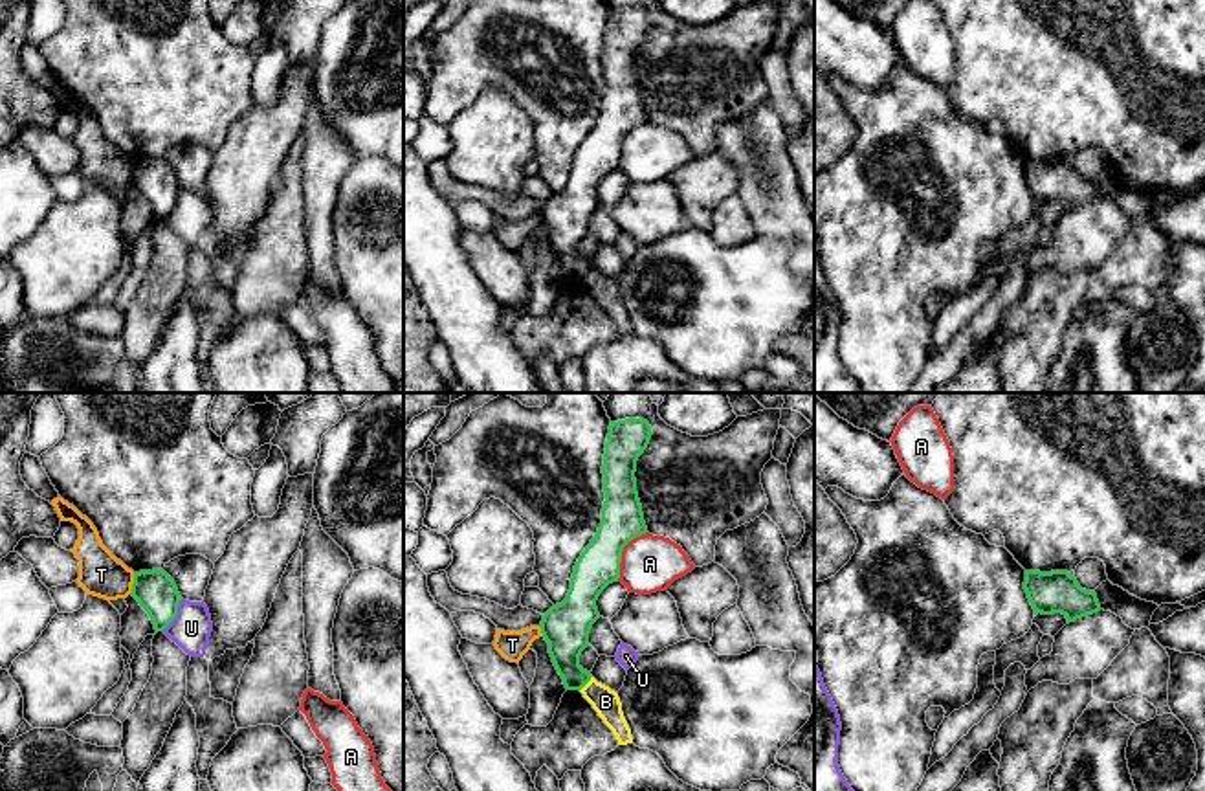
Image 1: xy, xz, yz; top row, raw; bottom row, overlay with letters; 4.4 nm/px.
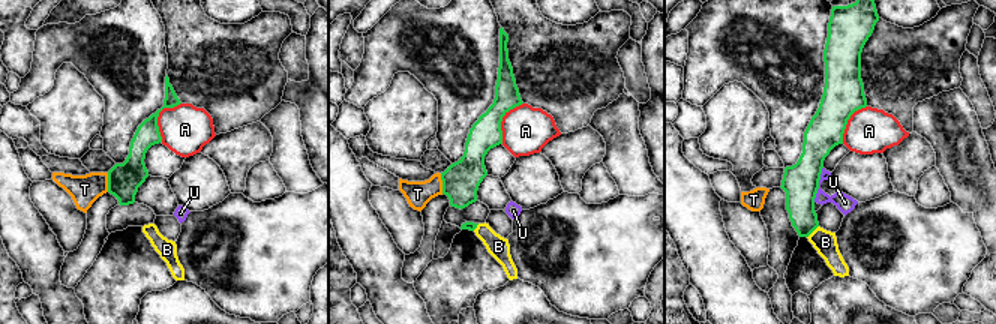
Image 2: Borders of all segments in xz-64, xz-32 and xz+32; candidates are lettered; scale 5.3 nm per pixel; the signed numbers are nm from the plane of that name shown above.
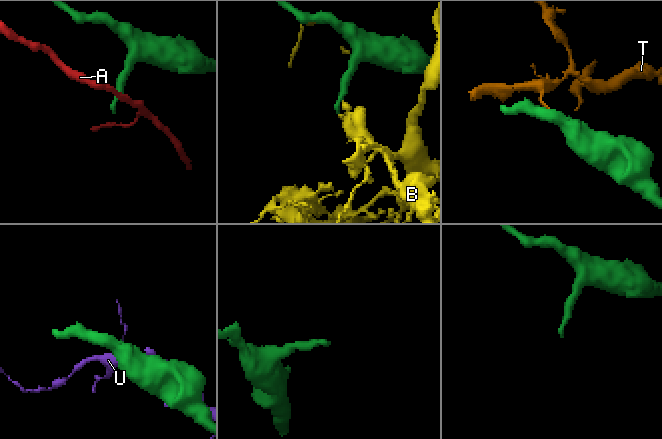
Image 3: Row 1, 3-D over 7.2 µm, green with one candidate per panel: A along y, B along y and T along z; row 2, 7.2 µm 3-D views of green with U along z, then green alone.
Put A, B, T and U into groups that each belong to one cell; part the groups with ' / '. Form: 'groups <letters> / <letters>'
groups A / B / T / U

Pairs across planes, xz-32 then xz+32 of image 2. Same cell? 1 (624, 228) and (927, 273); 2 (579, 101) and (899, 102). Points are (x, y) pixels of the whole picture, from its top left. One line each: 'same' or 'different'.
1: same
2: same

